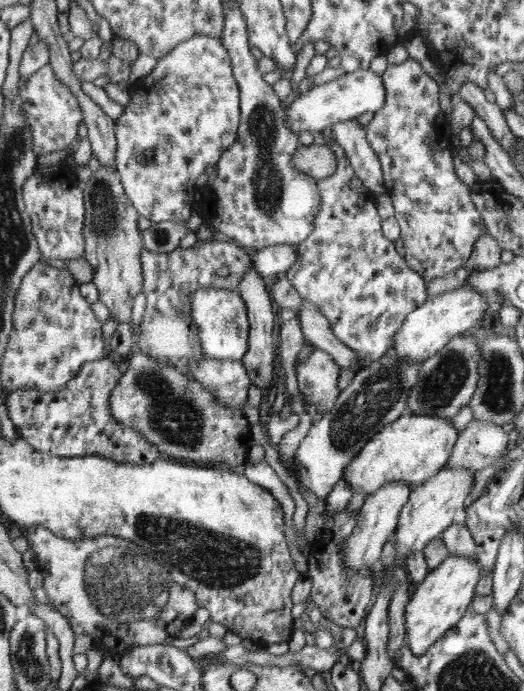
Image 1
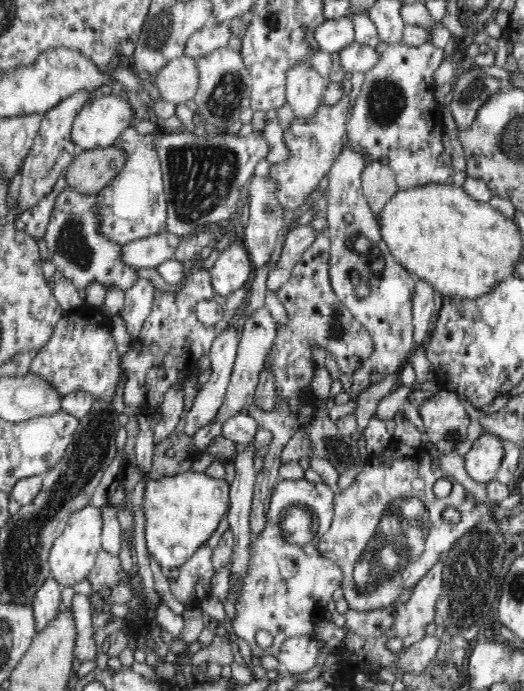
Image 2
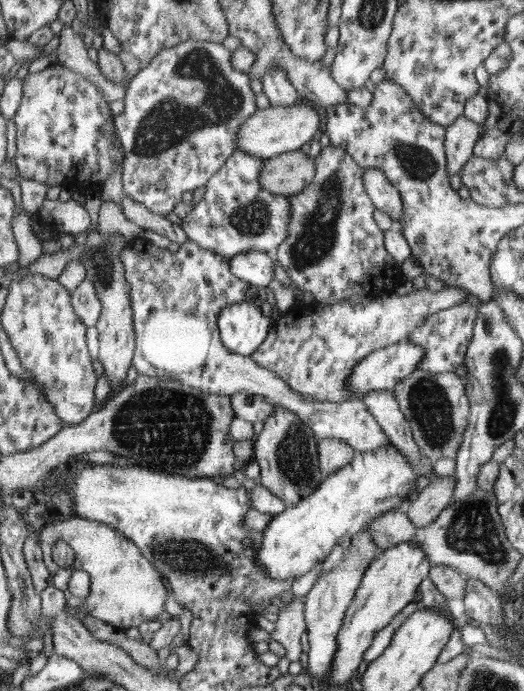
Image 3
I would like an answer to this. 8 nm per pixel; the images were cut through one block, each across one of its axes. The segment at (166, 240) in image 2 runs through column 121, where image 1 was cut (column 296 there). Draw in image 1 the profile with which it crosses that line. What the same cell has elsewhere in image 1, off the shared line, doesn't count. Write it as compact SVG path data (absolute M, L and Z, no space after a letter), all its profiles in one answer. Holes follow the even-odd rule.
M274 245L256 251L253 257L253 268L260 277L274 279L289 271L297 260L296 245Z

